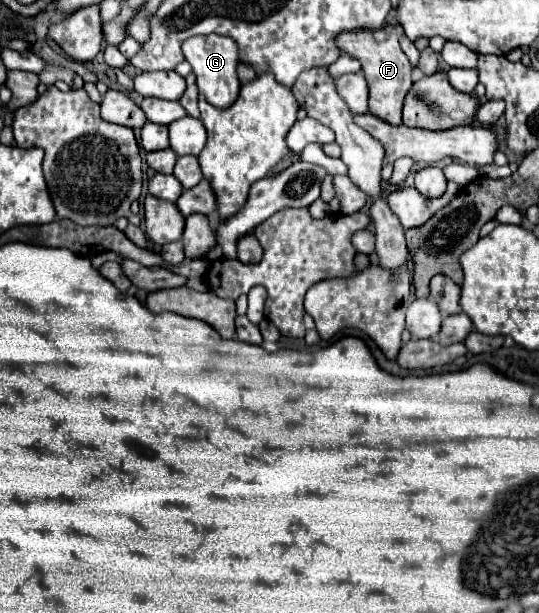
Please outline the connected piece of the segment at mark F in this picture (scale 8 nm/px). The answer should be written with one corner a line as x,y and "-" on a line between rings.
387,25
381,29
343,31
335,39
337,39
337,47
343,53
355,55
355,59
361,63
363,75
369,85
369,111
373,111
373,115
385,119
387,123
401,125
401,107
403,107
403,99
413,83
411,81
413,67
399,47
395,27

